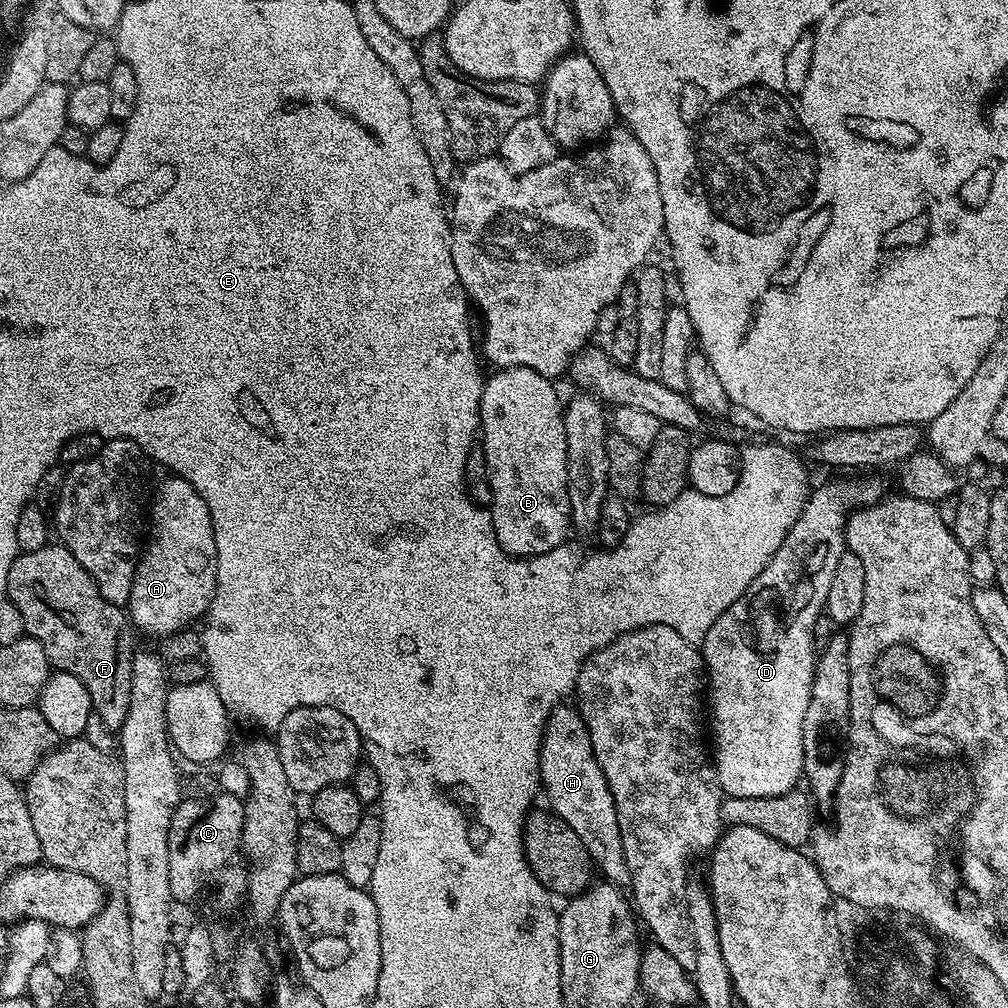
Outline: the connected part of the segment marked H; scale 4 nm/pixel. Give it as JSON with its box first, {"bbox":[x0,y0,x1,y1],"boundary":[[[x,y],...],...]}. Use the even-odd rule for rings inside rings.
{"bbox":[540,706,632,890],"boundary":[[[561,706],[555,708],[544,727],[544,737],[540,743],[540,782],[543,795],[548,795],[547,807],[555,815],[582,838],[586,850],[590,854],[593,865],[609,884],[615,884],[621,890],[632,887],[630,866],[626,866],[626,853],[622,851],[622,834],[618,830],[618,814],[614,806],[614,794],[610,794],[610,786],[606,782],[606,774],[602,774],[602,766],[598,766],[598,758],[594,758],[594,746],[590,742],[590,734],[575,707]]]}

